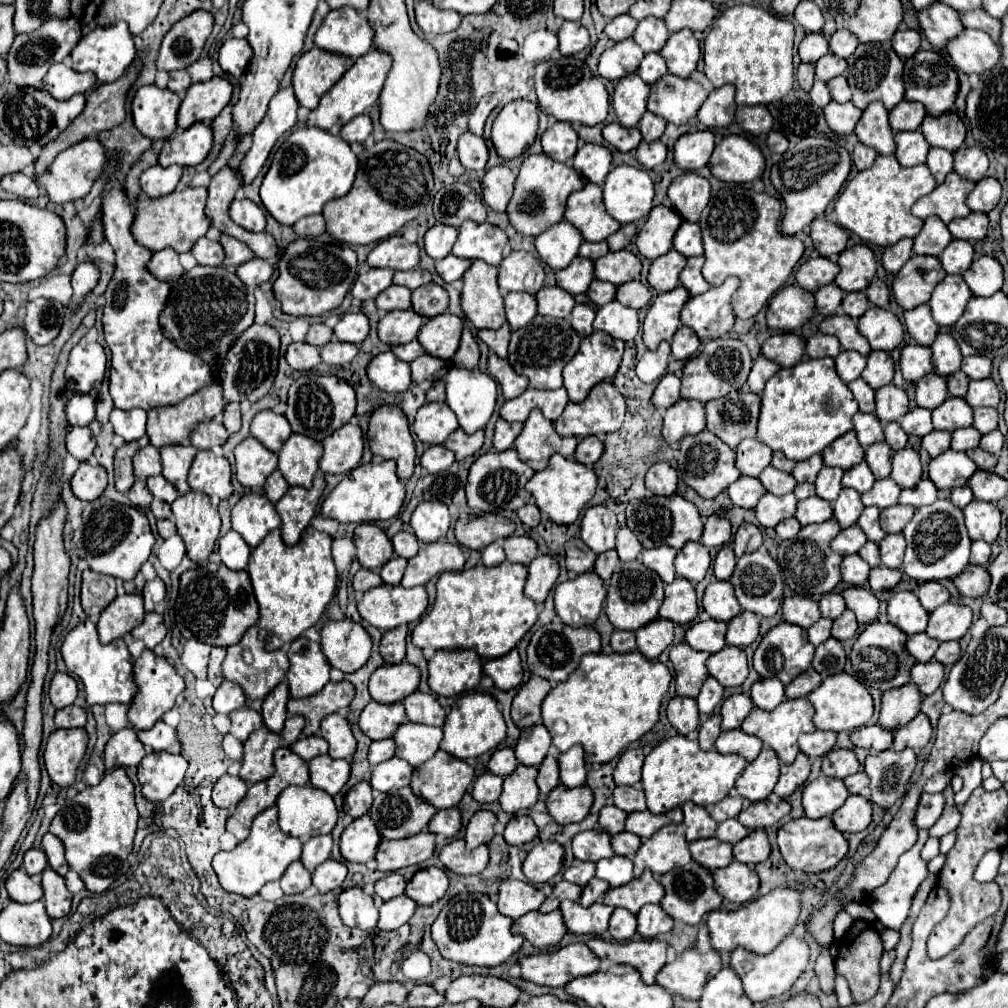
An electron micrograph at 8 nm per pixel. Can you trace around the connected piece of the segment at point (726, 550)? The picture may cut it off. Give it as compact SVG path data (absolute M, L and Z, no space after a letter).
M725 544L725 546L719 550L719 554L717 554L715 562L713 562L713 572L715 572L717 580L729 580L731 574L733 574L733 570L735 570L735 562L737 562L737 560L735 560L733 548L731 548L729 544Z

